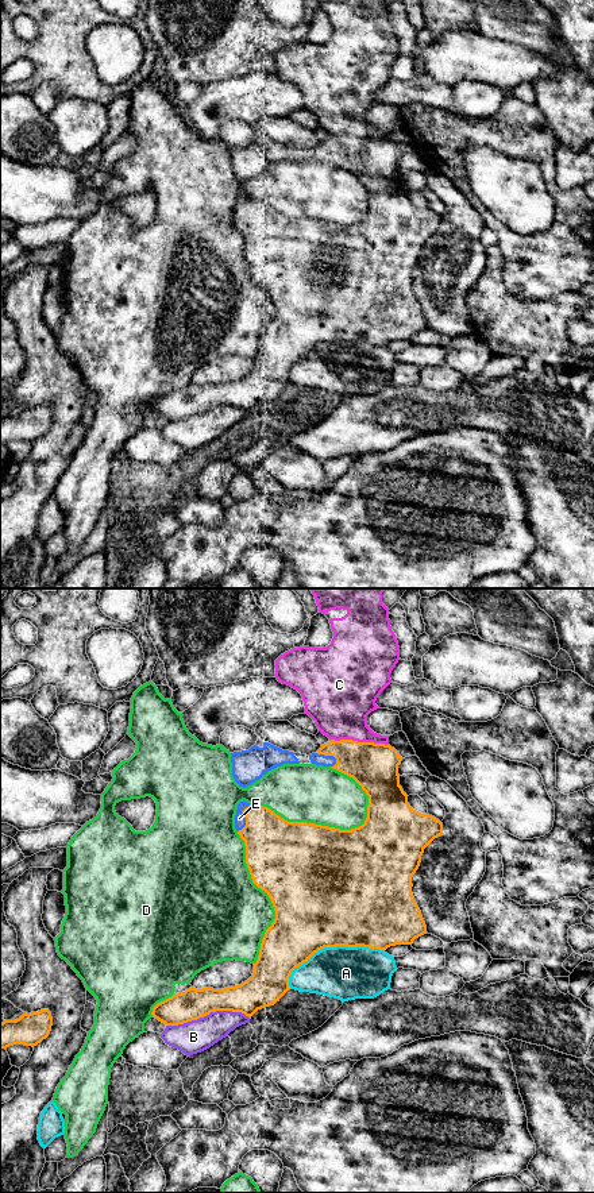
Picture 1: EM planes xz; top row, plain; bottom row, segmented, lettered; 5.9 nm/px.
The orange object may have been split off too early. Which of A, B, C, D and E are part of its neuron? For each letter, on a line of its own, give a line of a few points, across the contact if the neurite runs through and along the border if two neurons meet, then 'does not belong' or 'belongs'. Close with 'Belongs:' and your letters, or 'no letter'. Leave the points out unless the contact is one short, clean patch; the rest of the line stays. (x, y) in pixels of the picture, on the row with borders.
A: does not belong
B: does not belong
C: line xz (374, 767), (359, 751), (359, 742), (347, 730), (339, 706); belongs
D: does not belong
E: belongs
Belongs: C, E

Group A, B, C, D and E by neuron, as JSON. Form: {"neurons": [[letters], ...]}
{"neurons": [["A"], ["B"], ["C", "E"], ["D"]]}

